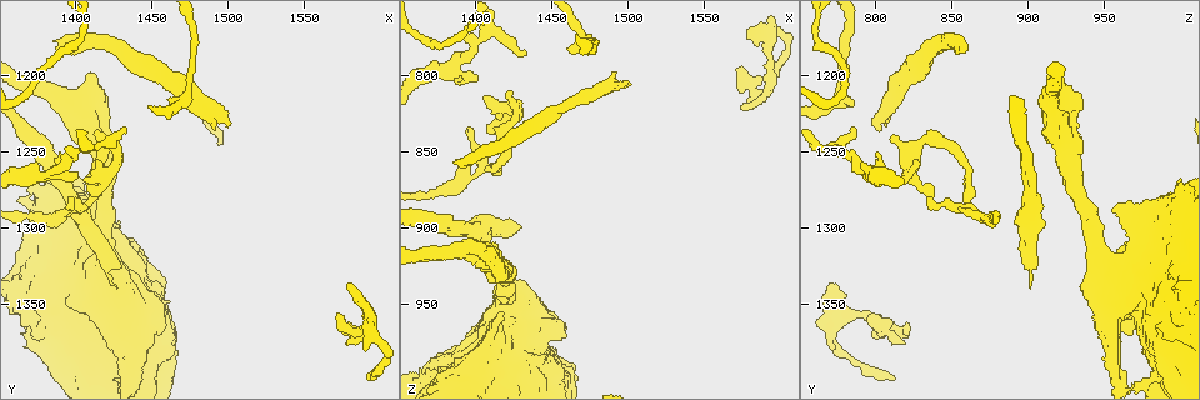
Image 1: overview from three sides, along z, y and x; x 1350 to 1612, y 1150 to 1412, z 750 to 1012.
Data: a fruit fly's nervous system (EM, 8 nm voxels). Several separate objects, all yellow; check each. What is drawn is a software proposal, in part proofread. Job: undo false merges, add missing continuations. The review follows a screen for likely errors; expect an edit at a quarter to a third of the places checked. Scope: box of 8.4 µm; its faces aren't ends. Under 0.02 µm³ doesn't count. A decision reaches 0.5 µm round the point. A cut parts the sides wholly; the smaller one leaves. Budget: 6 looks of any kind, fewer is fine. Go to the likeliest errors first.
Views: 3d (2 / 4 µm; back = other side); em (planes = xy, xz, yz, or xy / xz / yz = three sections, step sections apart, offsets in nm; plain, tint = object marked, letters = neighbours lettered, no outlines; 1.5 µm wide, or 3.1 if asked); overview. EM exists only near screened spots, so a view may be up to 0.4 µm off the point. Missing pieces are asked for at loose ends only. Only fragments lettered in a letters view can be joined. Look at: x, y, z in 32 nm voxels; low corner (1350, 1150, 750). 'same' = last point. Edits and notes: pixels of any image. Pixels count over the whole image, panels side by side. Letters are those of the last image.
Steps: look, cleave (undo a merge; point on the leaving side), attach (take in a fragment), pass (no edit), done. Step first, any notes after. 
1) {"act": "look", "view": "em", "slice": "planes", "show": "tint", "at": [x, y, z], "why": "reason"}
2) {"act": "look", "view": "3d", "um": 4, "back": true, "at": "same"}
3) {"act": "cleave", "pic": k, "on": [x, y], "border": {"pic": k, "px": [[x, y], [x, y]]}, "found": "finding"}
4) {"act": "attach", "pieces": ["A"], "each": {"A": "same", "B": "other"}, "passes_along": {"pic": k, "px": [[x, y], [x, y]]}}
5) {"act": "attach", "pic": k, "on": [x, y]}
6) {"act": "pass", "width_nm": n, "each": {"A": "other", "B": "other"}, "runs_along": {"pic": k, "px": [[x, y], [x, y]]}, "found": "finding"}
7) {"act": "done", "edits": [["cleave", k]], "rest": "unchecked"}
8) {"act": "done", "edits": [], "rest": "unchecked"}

{"act": "look", "view": "3d", "um": 2, "at": [1406, 1268, 816], "why": "an open end"}

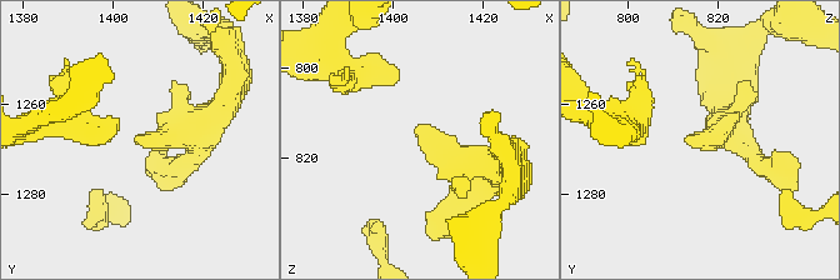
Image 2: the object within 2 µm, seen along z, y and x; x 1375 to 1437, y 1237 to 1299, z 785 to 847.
{"act": "look", "view": "em", "slice": "xy", "step": 4, "show": "letters", "at": [1405, 1268, 814], "why": "shape alone is not enough"}

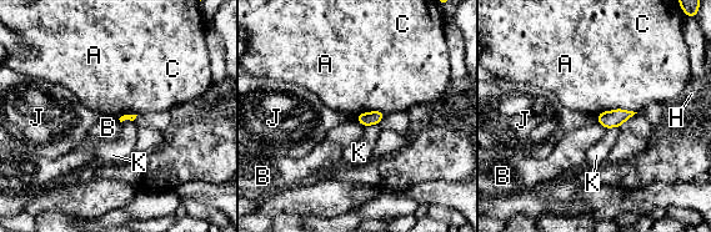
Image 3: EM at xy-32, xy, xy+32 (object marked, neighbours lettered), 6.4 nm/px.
{"act": "pass", "each": {"A": "other", "B": "other", "C": "other", "H": "other", "J": "other", "K": "other"}, "border": {"pic": 3, "px": [[636, 111], [612, 109], [597, 115]]}, "found": "no lettered fragment goes on from it"}

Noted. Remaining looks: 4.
{"act": "look", "view": "em", "slice": "planes", "show": "tint", "at": [1406, 1226, 914], "why": "sharp bend"}

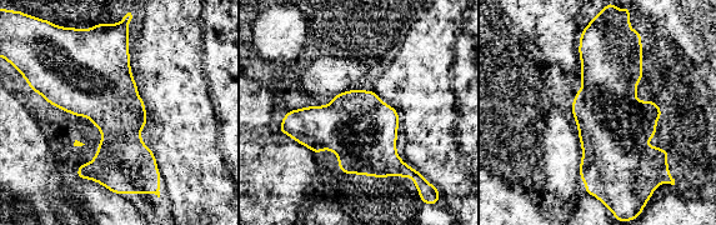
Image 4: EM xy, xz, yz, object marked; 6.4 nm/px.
{"act": "look", "view": "em", "slice": "planes", "show": "letters", "at": "same"}

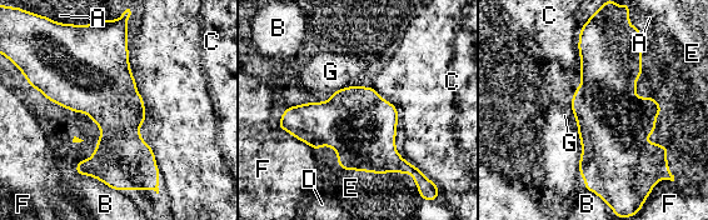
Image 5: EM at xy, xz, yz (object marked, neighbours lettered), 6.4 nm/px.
{"act": "pass", "width_nm": 380, "each": {"A": "other", "B": "other", "C": "other", "D": "other", "E": "other", "F": "other", "G": "other"}, "found": "one neuron here"}

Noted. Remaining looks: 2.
{"act": "done", "edits": [], "rest": "unchecked"}

